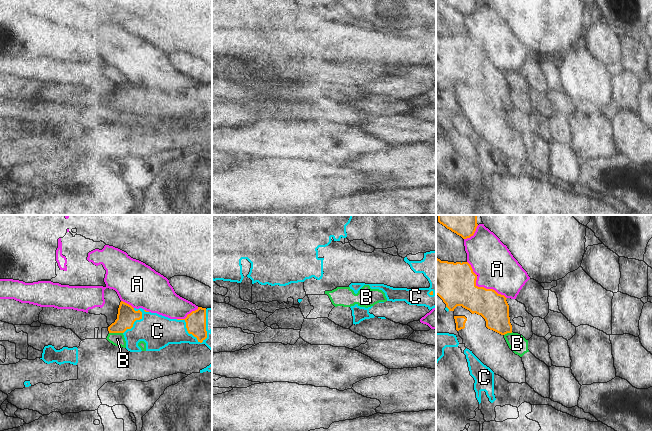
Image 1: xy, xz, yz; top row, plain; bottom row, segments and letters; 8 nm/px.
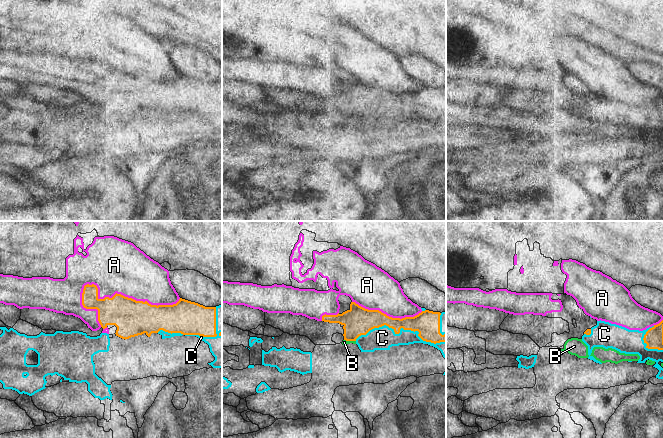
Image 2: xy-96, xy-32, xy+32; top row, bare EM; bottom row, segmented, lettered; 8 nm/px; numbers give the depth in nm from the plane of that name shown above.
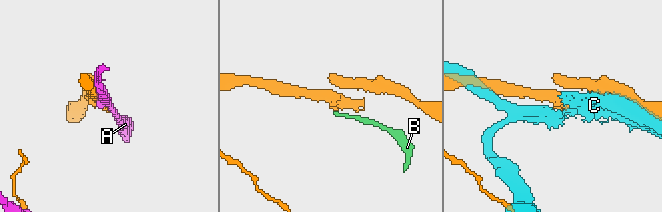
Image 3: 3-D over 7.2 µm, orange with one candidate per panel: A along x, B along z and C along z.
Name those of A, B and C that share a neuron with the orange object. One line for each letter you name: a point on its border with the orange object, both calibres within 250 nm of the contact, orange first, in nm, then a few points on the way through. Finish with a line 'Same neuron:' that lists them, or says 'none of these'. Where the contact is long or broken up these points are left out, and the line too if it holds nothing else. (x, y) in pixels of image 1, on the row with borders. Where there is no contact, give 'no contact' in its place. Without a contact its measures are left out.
Same neuron: none of these

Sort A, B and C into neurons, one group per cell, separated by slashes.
A / B / C

